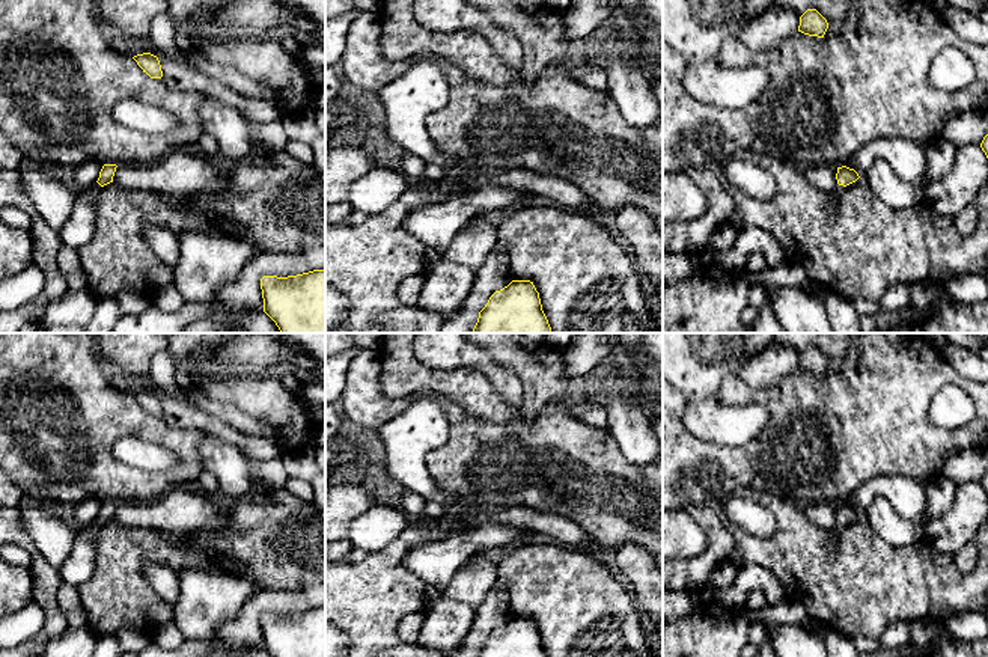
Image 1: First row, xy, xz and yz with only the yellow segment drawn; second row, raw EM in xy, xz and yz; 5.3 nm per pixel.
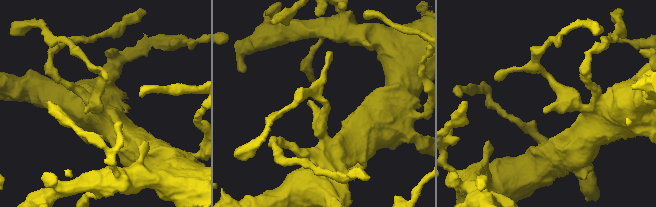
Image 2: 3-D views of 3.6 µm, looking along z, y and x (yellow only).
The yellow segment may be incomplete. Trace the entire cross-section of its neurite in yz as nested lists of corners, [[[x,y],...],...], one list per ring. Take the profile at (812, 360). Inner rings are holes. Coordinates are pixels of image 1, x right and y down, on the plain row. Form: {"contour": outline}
{"contour": [[[807,347],[800,354],[798,369],[804,372],[824,375],[827,366],[827,357],[816,347]]]}

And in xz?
{"contour": [[[512,618],[489,634],[477,657],[547,657],[547,654],[533,619]]]}

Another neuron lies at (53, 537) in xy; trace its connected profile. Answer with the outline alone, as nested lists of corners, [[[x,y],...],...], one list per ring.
[[[42,506],[20,509],[20,517],[38,552],[57,571],[71,553],[78,530],[69,520]]]

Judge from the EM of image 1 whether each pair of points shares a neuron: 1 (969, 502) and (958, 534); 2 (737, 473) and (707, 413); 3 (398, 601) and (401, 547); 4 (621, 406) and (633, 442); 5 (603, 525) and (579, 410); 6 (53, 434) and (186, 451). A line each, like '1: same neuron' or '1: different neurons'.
1: same neuron
2: different neurons
3: same neuron
4: same neuron
5: different neurons
6: same neuron

